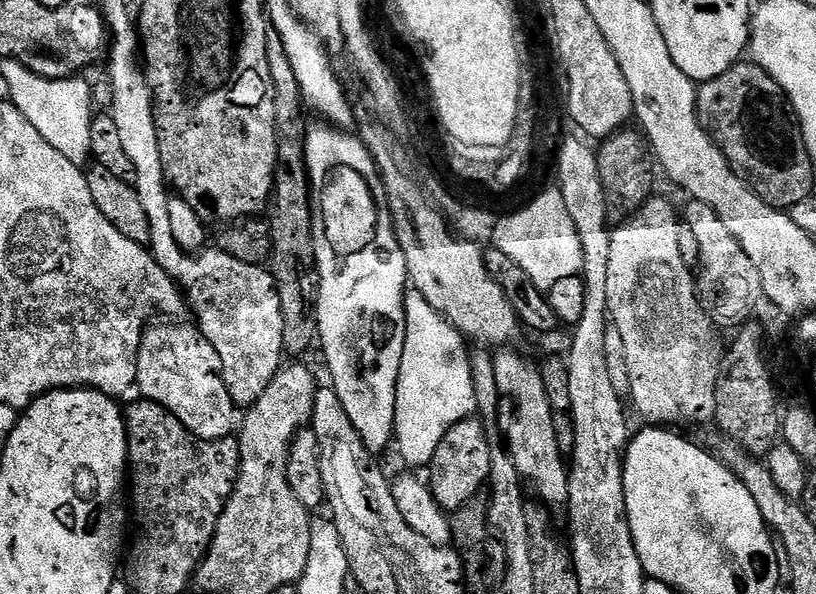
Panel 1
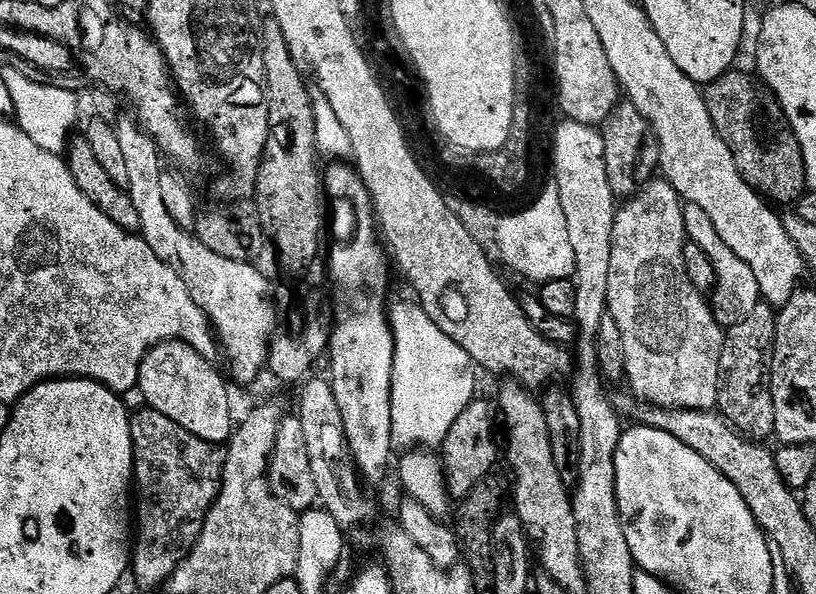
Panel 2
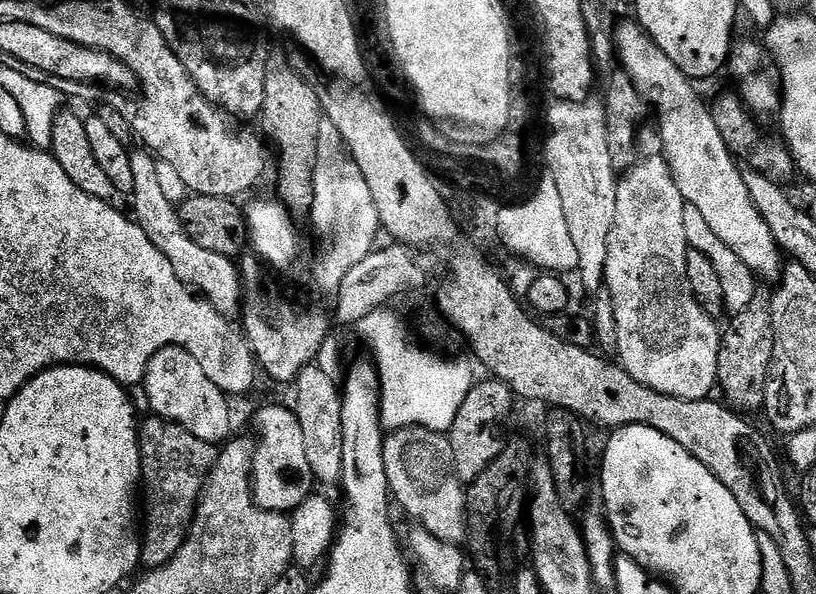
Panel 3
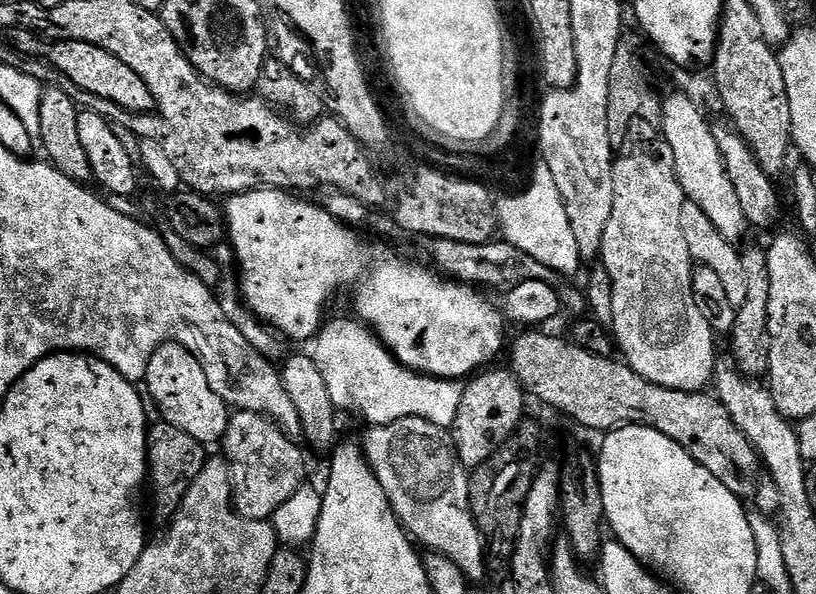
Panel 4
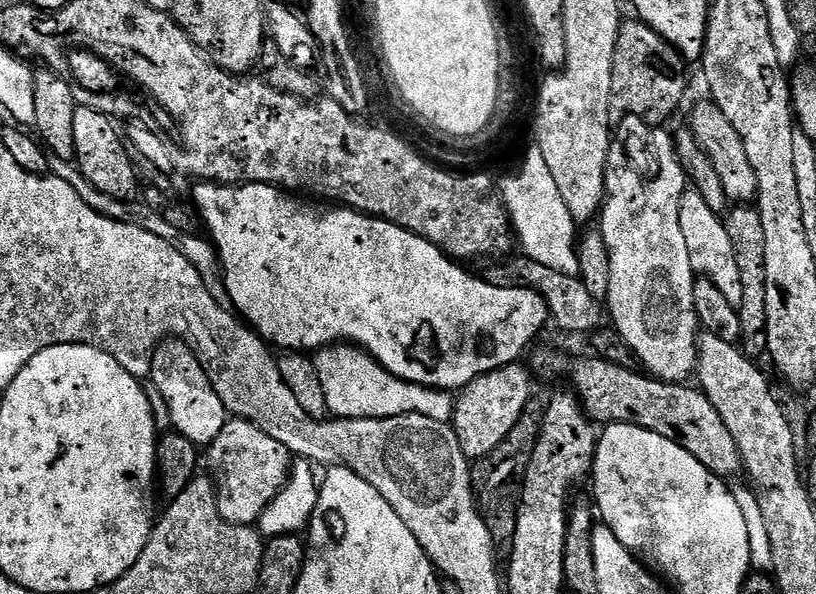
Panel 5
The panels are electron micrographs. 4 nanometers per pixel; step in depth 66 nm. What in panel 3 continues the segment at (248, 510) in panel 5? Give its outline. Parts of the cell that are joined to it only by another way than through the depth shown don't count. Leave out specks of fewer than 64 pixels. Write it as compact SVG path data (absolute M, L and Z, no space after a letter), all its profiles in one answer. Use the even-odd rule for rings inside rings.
M268 404L258 409L256 424L260 427L260 444L258 440L252 458L252 487L256 504L271 512L291 514L314 492L314 473L306 459L306 437L302 434L302 426L291 407L283 408L280 404Z

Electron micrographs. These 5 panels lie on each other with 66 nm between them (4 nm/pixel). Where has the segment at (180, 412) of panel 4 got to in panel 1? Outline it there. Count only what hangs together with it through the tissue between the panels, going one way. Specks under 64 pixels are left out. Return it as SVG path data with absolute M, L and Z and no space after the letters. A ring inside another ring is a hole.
M160 322L149 327L140 343L136 383L143 399L170 410L199 440L220 440L233 435L237 427L238 409L226 390L222 358L195 327L183 328L180 322Z

